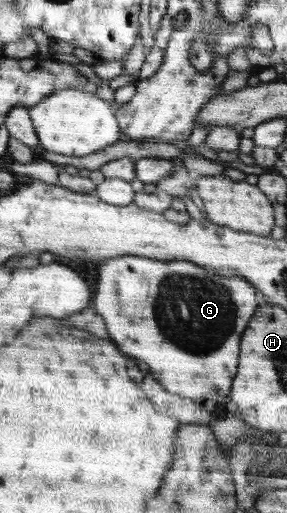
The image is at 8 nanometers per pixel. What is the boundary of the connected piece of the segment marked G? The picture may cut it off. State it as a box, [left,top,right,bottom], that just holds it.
[92,257,257,410]

